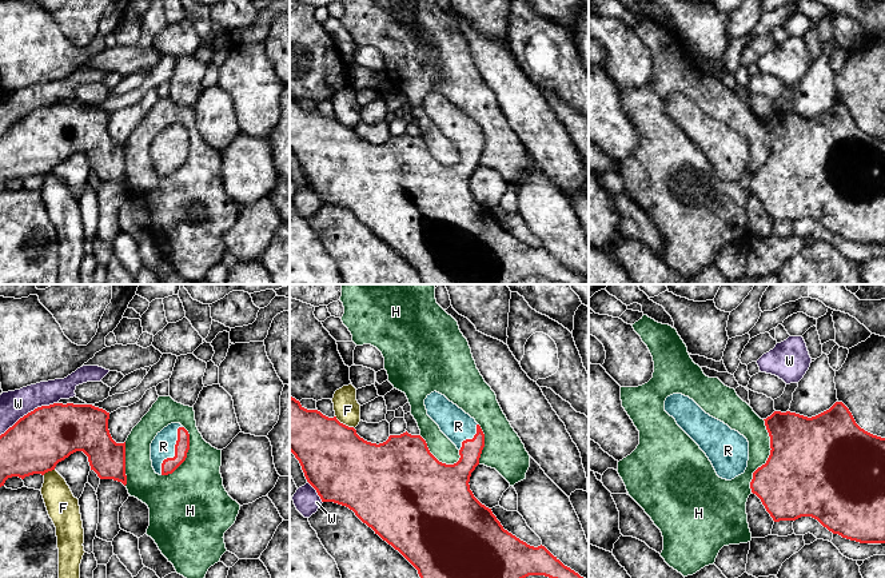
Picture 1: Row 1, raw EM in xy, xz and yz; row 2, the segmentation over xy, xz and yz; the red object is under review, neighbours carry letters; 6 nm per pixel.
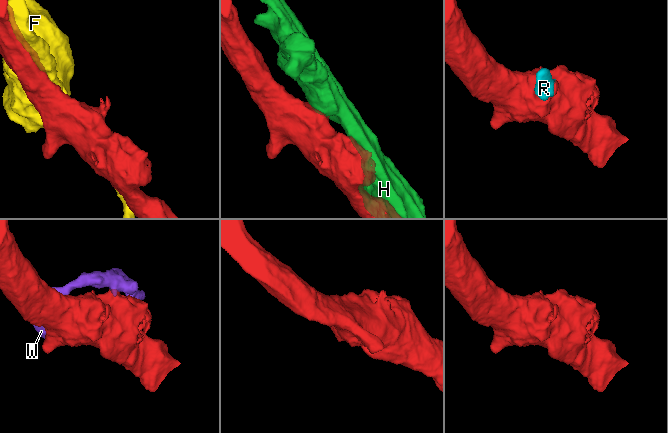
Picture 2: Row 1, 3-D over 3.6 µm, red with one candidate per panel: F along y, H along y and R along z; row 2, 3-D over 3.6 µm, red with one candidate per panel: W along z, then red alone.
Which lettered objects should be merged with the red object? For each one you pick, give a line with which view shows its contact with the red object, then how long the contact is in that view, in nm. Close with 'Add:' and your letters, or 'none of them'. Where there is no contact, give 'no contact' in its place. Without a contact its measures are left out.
R: contact in xy; length 320 nm
Add: R

